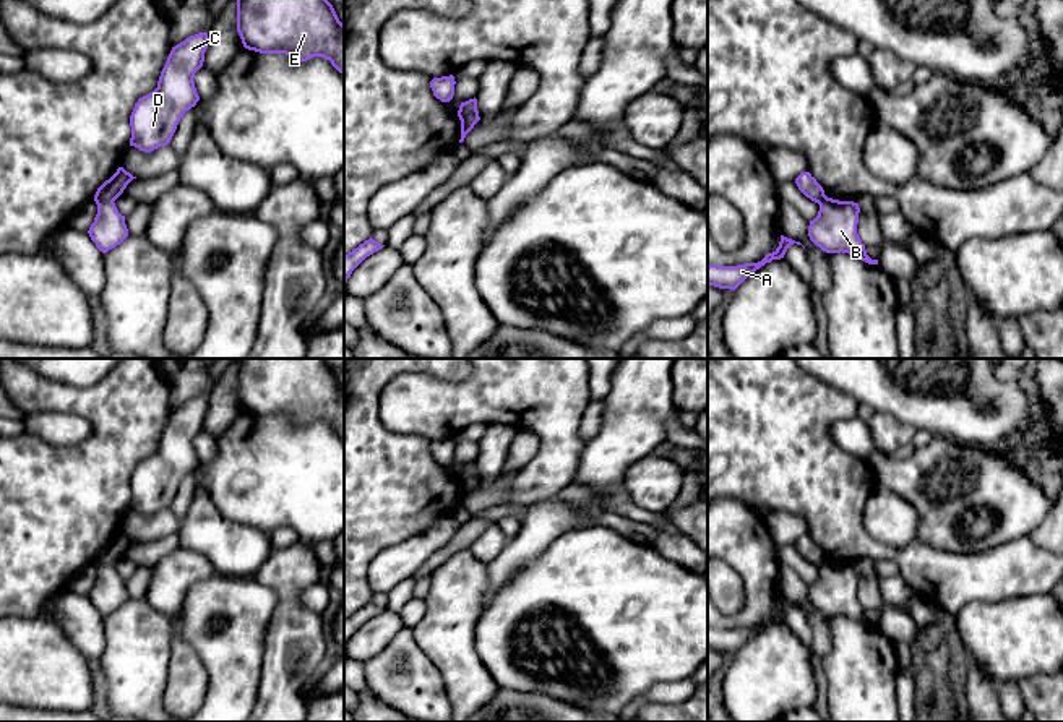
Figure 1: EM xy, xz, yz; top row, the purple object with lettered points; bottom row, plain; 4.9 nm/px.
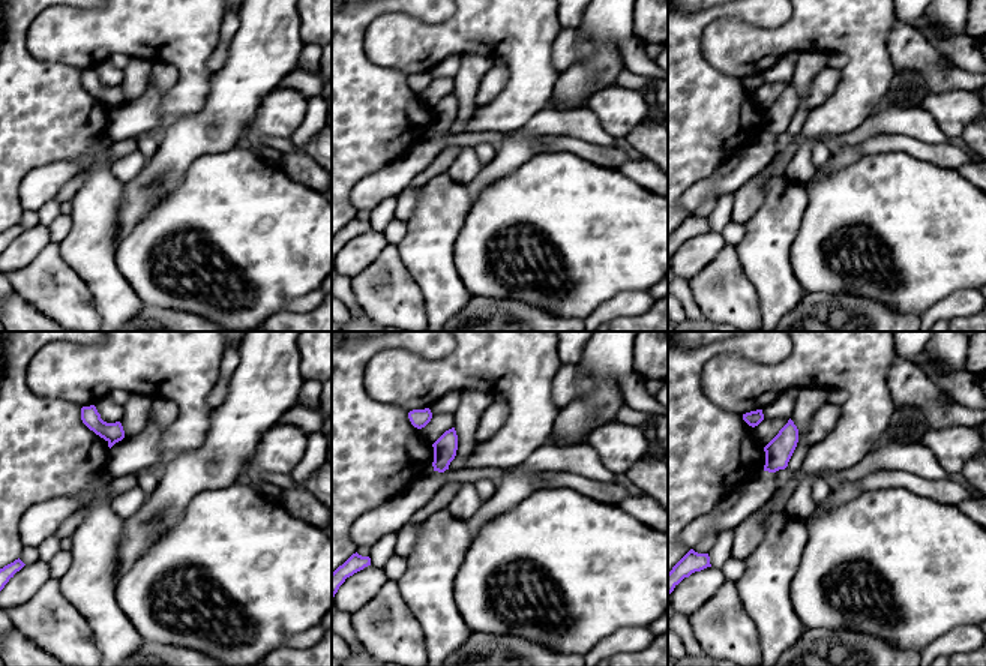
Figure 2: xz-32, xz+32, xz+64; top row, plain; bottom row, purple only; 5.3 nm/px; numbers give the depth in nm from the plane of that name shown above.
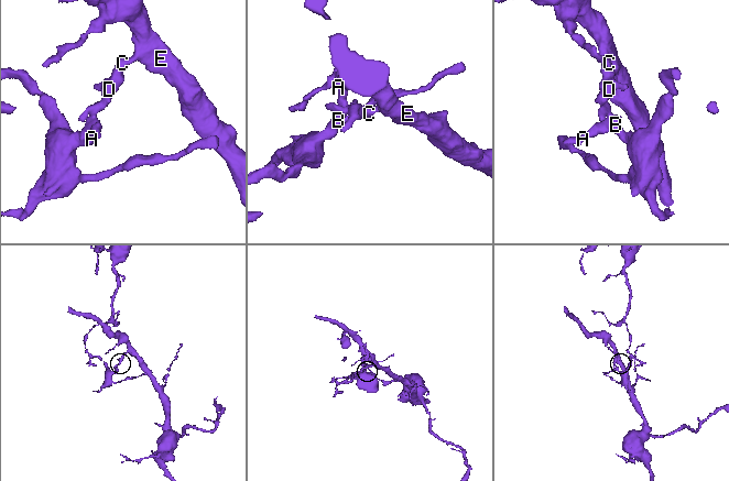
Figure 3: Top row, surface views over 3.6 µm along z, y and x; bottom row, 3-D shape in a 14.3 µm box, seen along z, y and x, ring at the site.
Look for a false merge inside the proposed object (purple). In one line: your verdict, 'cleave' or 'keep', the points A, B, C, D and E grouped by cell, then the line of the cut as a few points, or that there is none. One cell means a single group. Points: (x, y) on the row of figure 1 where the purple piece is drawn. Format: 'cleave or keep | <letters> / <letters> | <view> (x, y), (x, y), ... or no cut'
cleave | A B / C D E | xy (96, 200), (112, 201)

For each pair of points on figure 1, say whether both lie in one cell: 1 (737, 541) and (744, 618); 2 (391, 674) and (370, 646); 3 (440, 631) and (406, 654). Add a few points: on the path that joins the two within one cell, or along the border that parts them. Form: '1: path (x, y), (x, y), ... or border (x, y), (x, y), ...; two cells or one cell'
1: path (753, 560), (753, 599); one cell
2: border (404, 627), (362, 662); two cells
3: border (413, 630), (419, 648), (442, 677); two cells

